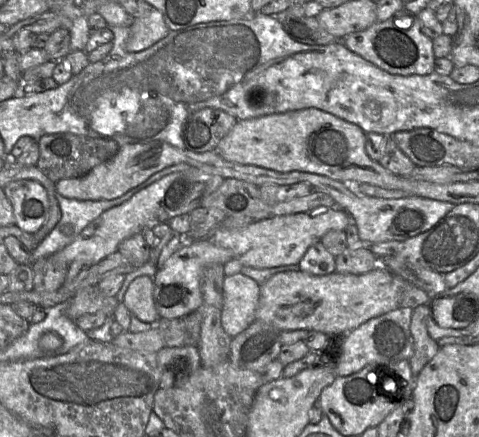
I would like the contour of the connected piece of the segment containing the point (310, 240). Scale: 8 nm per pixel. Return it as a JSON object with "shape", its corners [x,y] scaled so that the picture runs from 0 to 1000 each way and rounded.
{"shape":[[[706,469],[691,476],[662,474],[645,485],[530,506],[507,522],[459,524],[436,549],[461,568],[482,572],[489,593],[497,595],[507,611],[572,613],[622,606],[643,568],[660,554],[668,554],[683,531],[691,526],[720,529],[733,510],[733,494]]]}

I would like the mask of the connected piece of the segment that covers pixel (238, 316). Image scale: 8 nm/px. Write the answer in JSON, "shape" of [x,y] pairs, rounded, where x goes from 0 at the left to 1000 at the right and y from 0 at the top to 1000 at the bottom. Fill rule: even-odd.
{"shape":[[[501,625],[472,632],[461,741],[480,771],[495,769],[532,735],[541,670],[543,654],[526,636]]]}

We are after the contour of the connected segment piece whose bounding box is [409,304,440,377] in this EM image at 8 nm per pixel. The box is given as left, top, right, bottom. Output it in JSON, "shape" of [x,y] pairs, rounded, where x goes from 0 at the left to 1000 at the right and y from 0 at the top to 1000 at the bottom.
{"shape":[[[894,696],[862,707],[856,760],[862,773],[862,812],[854,824],[860,854],[873,860],[883,842],[908,817],[919,792],[902,776],[891,755],[891,725],[898,707]]]}

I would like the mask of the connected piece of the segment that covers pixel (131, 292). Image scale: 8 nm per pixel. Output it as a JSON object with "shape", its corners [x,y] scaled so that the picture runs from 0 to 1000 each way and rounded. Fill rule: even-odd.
{"shape":[[[292,632],[273,645],[259,677],[259,698],[269,714],[307,739],[326,739],[334,728],[319,682],[319,661],[319,636]]]}

